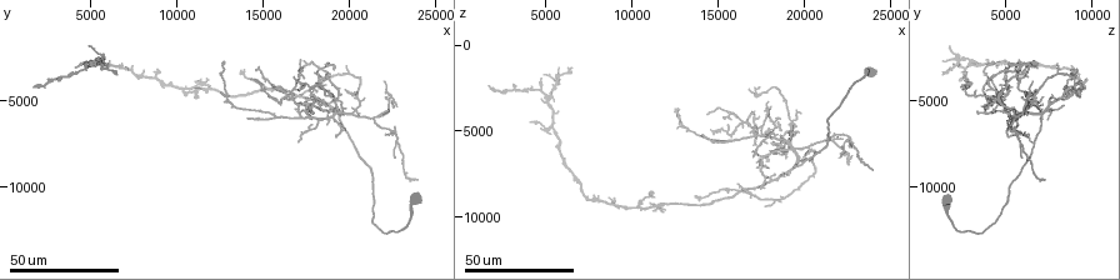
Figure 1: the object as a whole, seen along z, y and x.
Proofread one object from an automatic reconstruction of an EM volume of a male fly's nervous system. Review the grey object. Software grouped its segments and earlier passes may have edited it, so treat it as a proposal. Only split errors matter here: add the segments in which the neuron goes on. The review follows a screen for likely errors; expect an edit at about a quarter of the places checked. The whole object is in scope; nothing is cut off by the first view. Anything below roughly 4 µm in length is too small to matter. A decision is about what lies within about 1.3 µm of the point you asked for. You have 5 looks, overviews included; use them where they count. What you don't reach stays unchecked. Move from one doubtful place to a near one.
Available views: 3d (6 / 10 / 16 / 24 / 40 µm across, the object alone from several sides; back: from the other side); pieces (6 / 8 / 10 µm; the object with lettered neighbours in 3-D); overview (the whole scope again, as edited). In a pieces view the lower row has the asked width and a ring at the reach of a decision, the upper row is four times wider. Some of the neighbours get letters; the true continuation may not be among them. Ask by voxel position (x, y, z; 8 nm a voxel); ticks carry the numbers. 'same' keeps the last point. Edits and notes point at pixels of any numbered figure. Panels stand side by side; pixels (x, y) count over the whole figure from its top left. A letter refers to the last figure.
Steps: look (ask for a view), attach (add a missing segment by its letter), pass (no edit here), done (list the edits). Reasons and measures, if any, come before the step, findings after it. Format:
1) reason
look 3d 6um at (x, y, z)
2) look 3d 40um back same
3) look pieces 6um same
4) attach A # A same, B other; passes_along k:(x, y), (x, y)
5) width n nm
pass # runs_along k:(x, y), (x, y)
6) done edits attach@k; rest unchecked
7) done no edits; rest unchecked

branch stops here
look 3d 24um at (14000, 6000, 5000)

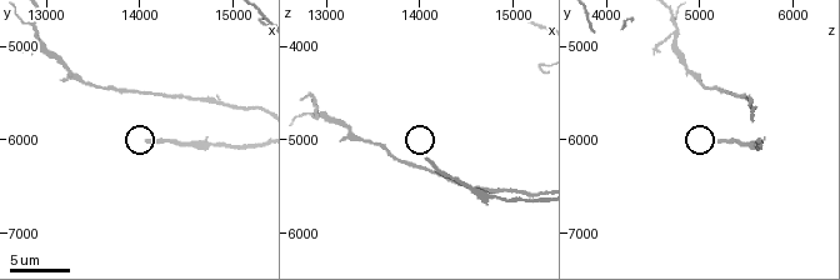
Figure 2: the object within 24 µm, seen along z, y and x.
look pieces 6um at (14100, 6050, 5200)

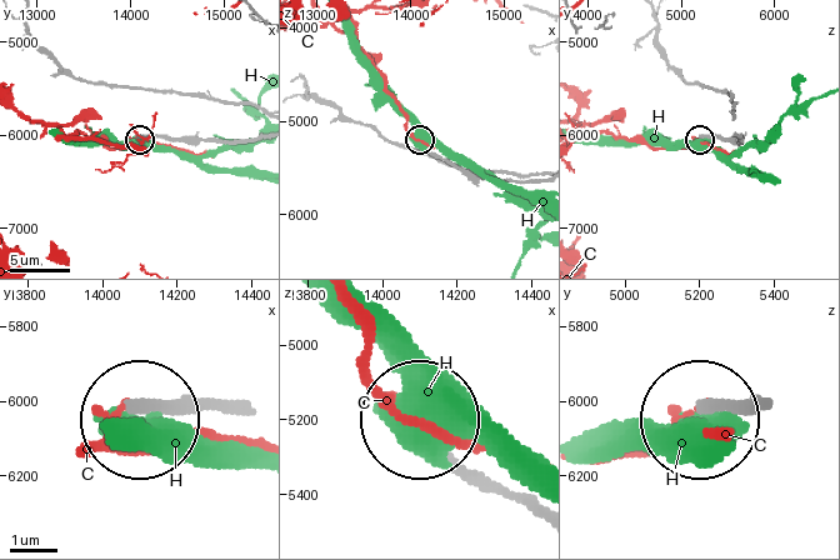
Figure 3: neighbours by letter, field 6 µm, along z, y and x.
pass # C other, H other; runs_along 3:(763, 404), (699, 411); no lettered segment goes on from it

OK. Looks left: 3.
thin end
look 3d 24um at (11400, 4400, 9000)

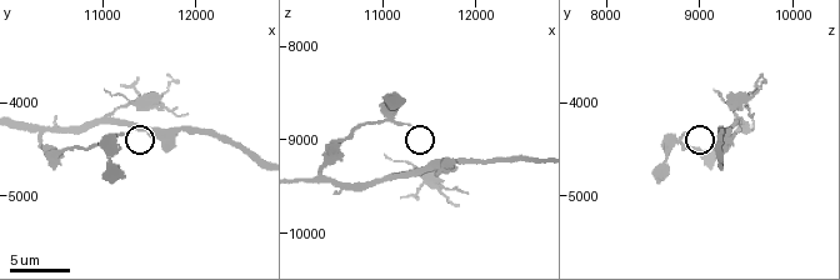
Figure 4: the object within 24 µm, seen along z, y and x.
look pieces 8um at (11300, 4350, 8850)

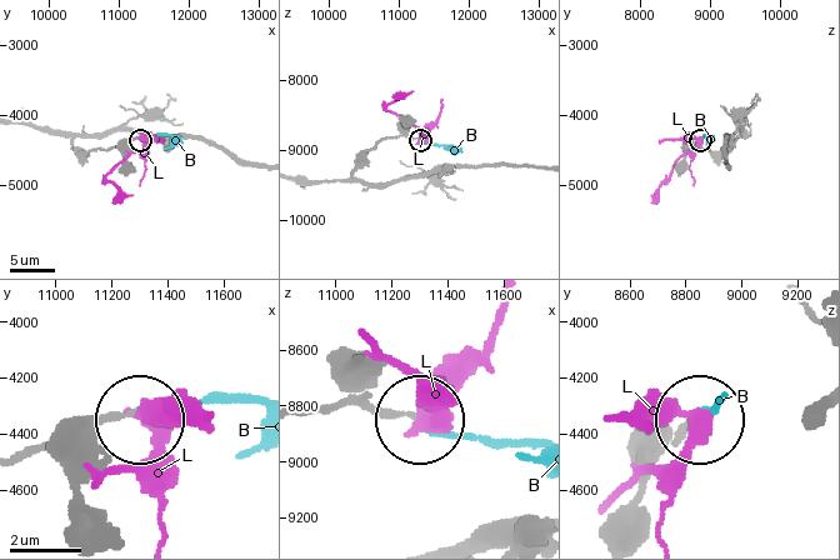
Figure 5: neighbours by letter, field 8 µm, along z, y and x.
attach B # B same, L other; passes_along 5:(395, 136), (450, 146), (445, 148); the neuron continues

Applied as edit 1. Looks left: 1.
thin end
look pieces 10um at (10500, 4200, 9550)

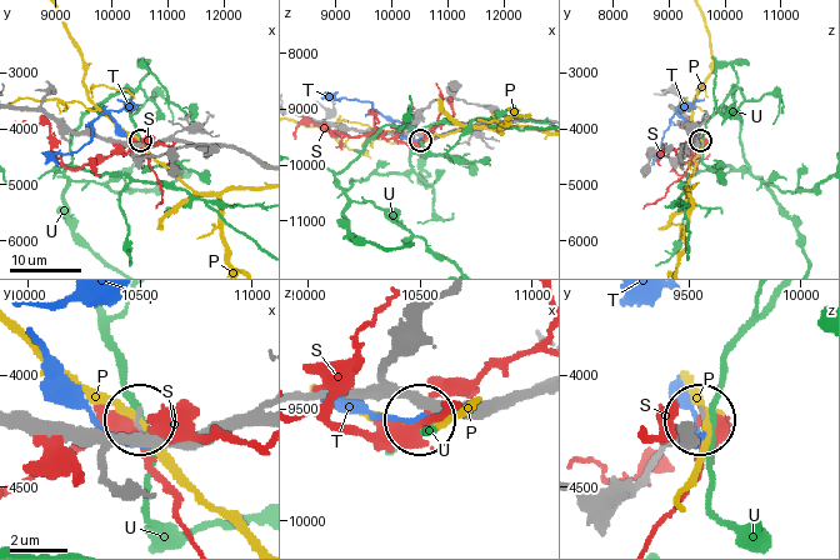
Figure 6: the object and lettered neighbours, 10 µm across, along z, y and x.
pass # P other, S other, T other, U other; none of them fits

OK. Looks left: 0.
done edits attach@5; rest unchecked

